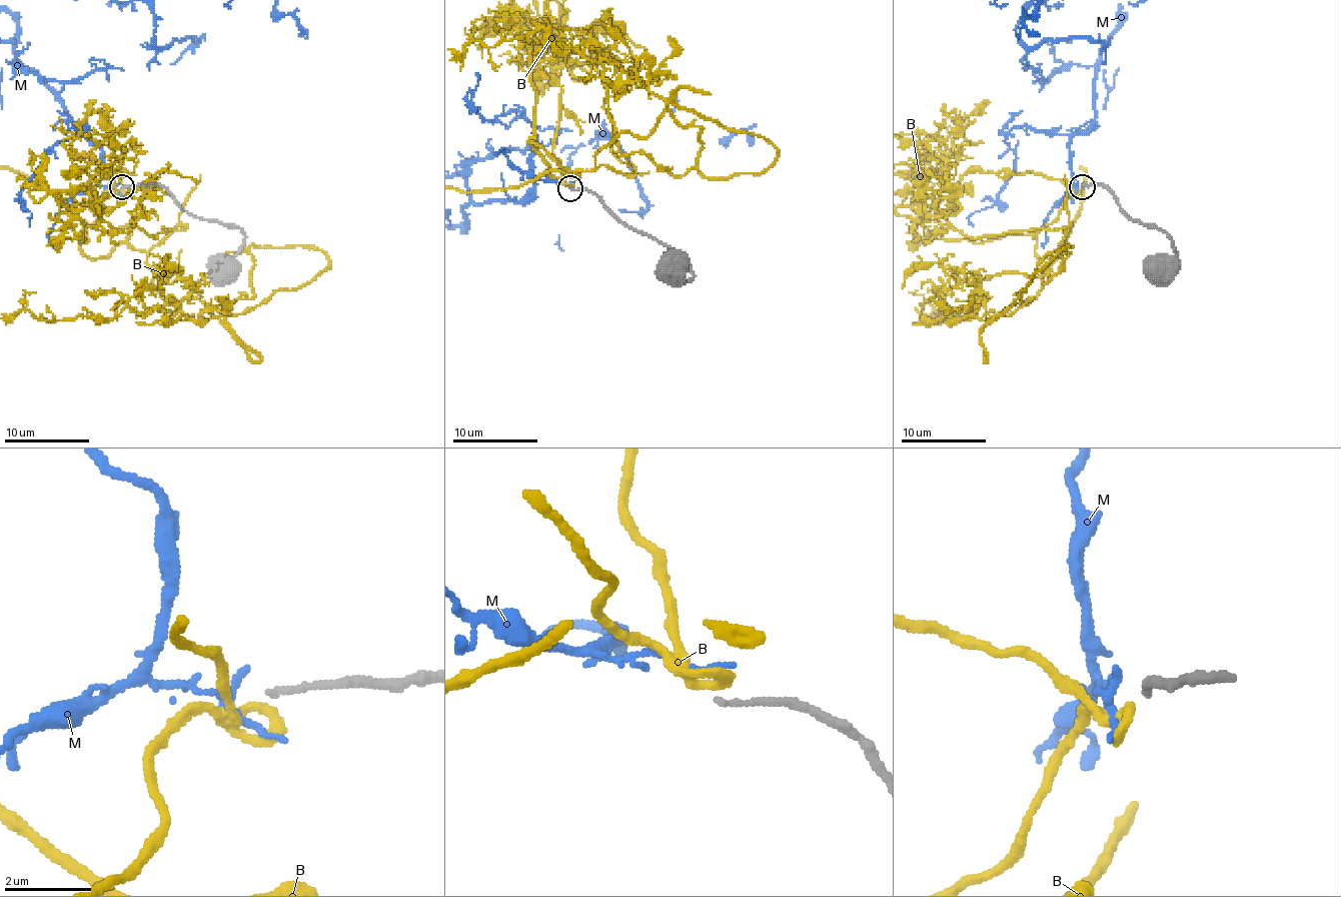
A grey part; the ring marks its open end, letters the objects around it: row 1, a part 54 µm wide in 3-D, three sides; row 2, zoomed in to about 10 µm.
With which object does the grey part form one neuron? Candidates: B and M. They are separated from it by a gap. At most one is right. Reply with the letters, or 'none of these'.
none of these

